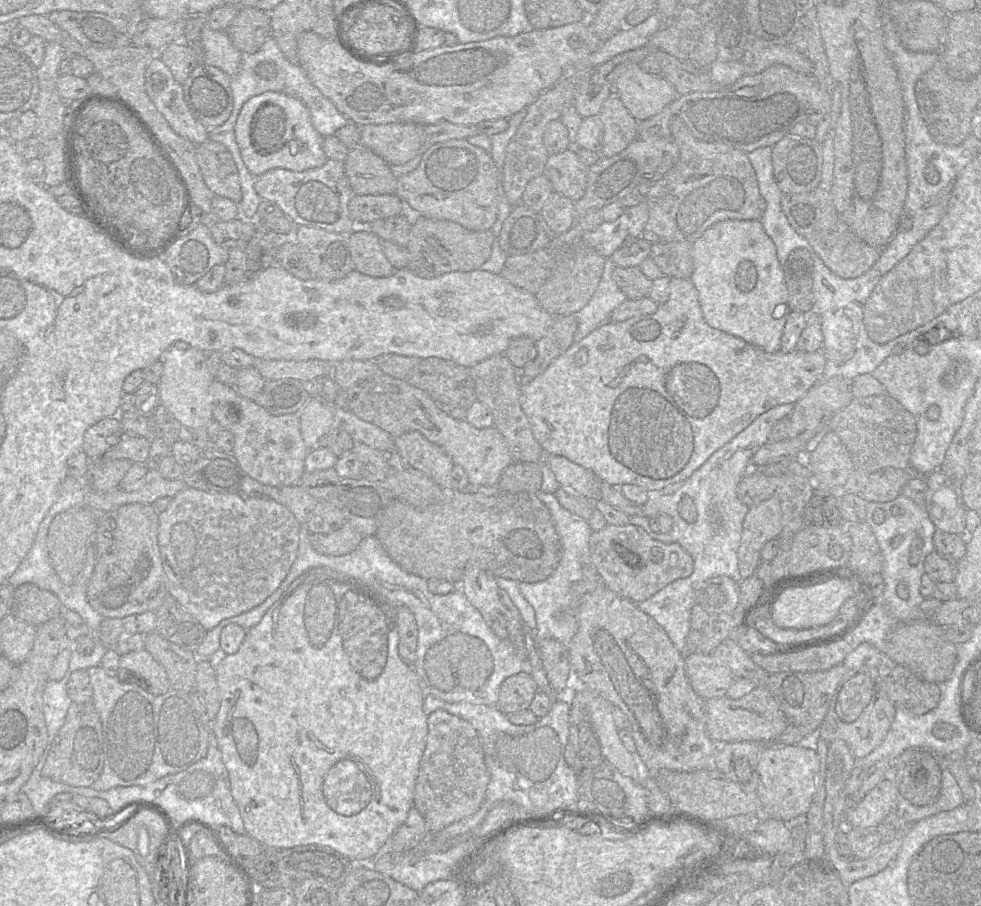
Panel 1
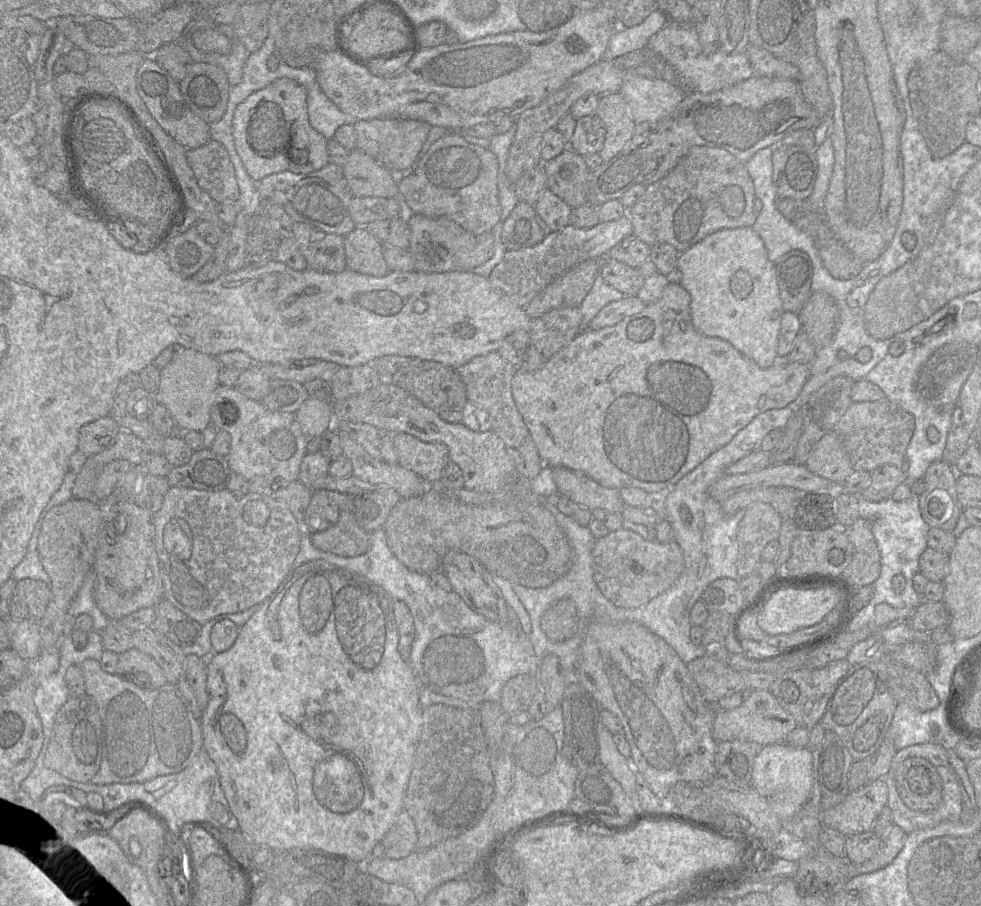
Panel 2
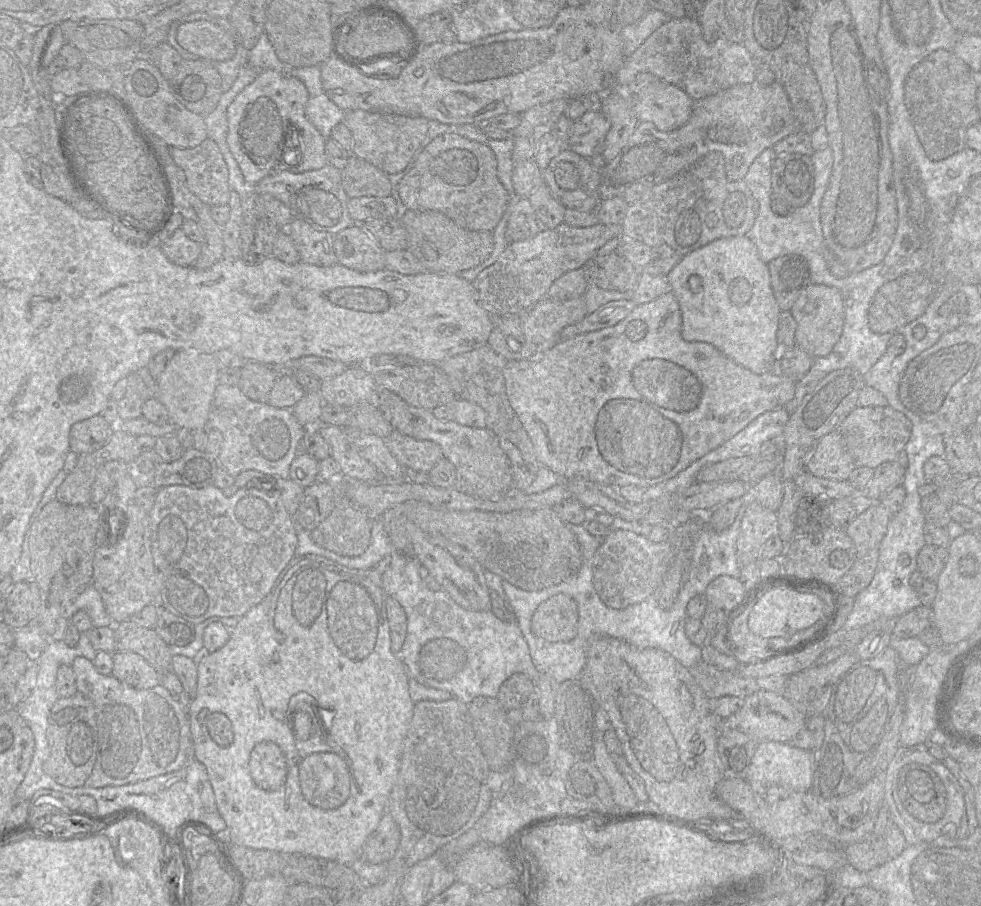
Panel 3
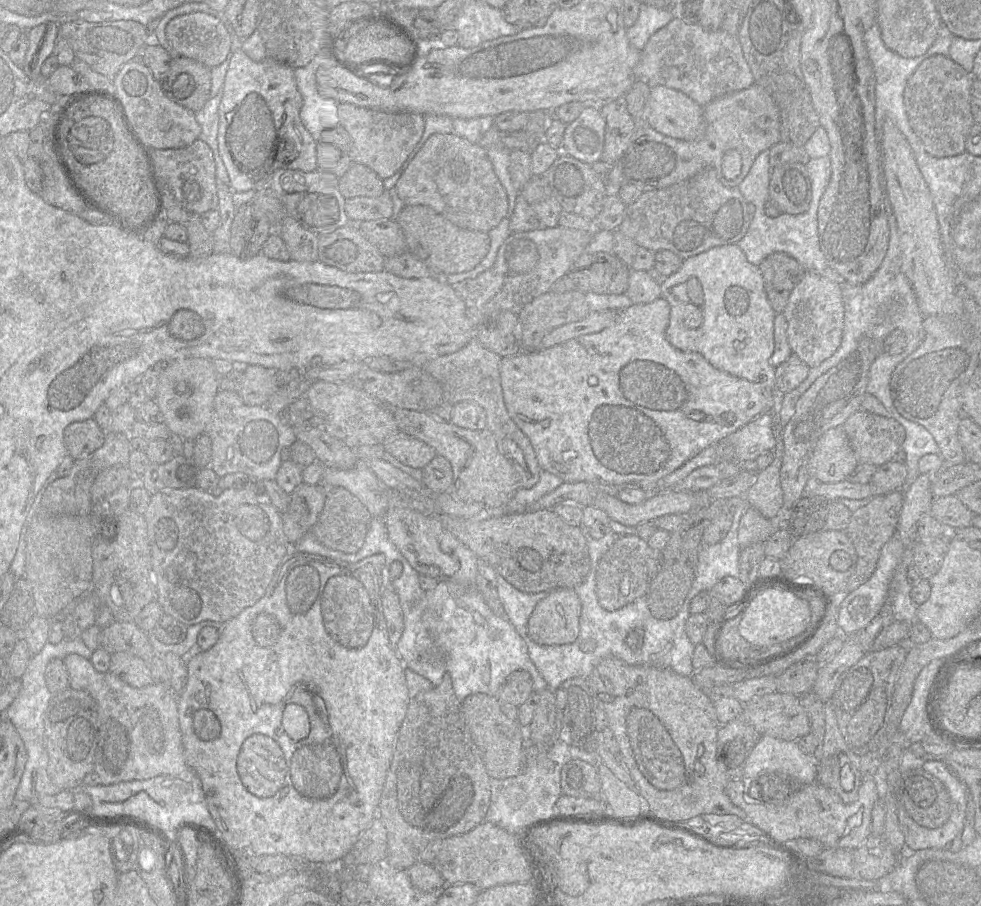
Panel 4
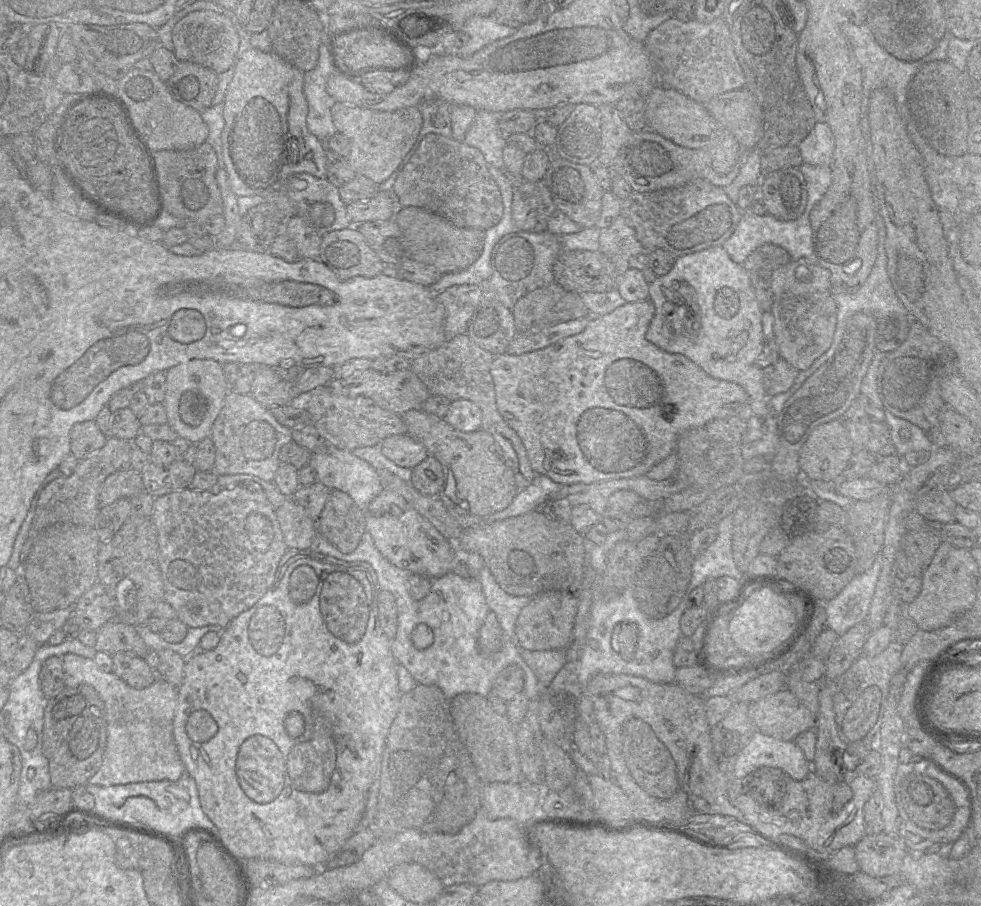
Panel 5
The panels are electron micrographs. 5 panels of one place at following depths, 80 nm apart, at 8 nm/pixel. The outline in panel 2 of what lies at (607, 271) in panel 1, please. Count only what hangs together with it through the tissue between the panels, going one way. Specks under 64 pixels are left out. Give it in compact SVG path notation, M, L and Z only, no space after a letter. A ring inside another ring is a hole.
M598 275L591 290L580 304L582 330L588 329L591 320L605 305L625 297L627 296L607 284L603 277Z

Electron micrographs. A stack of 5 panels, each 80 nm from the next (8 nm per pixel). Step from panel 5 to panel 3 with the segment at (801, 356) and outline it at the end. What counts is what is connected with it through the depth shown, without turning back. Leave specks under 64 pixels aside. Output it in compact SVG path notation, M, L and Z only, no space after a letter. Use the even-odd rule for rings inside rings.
M811 283L798 297L790 313L797 323L796 346L813 359L831 353L842 334L844 324L843 299L837 288Z

